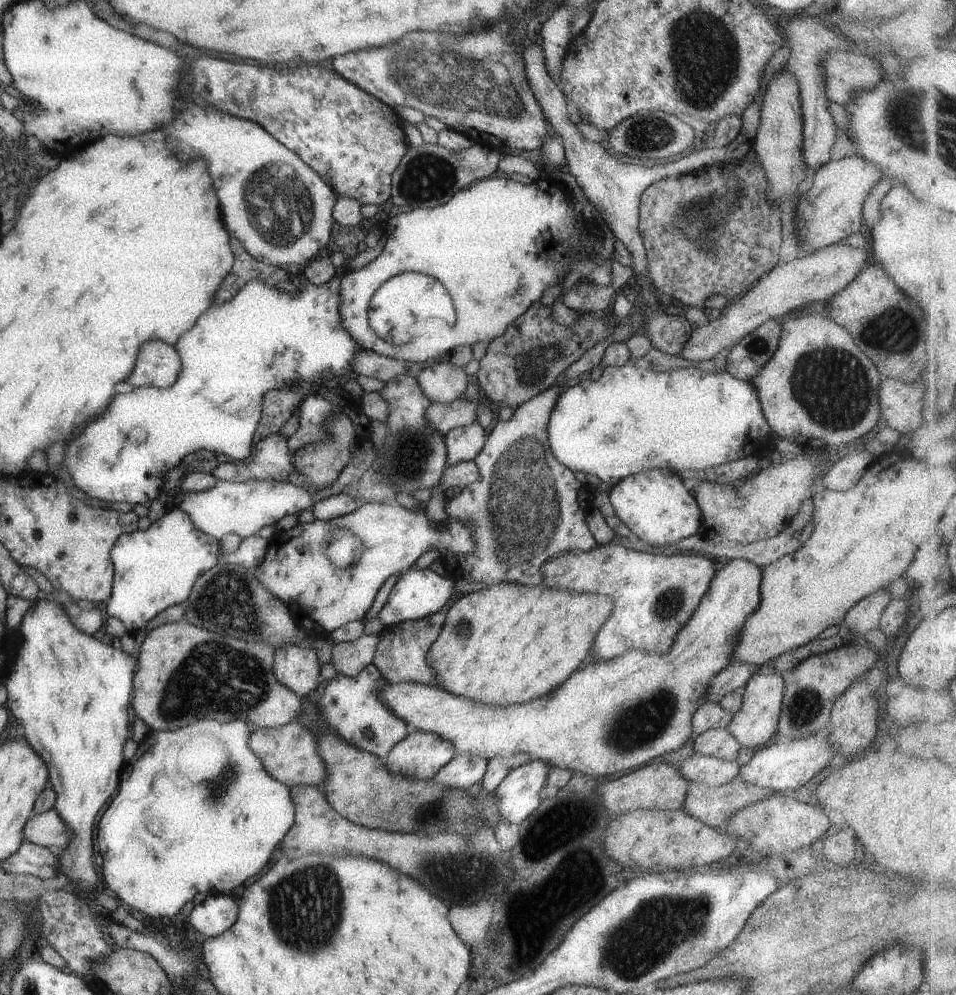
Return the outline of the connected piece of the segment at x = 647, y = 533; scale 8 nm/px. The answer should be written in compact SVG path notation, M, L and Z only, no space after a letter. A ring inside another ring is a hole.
M666 469L641 470L641 472L635 472L621 478L612 486L608 495L615 515L631 531L633 537L648 542L650 545L657 545L661 549L664 544L674 544L681 538L687 538L687 536L698 532L701 511L693 494L683 487L682 479L677 476L677 472Z

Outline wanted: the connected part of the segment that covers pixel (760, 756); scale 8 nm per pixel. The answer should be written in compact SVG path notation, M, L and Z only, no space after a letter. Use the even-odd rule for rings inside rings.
M819 729L811 736L792 741L779 741L776 744L758 747L750 760L738 768L737 779L760 787L767 787L781 793L785 788L796 789L827 766L833 749L827 742L828 730Z

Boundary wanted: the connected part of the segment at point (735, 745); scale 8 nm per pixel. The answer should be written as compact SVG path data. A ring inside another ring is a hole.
M709 729L693 737L692 750L724 761L735 760L740 744L725 729Z

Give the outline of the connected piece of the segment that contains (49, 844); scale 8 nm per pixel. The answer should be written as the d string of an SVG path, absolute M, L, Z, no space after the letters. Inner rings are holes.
M50 809L45 813L31 816L22 835L29 843L45 847L54 852L61 851L71 834L70 829L60 820L60 816Z

